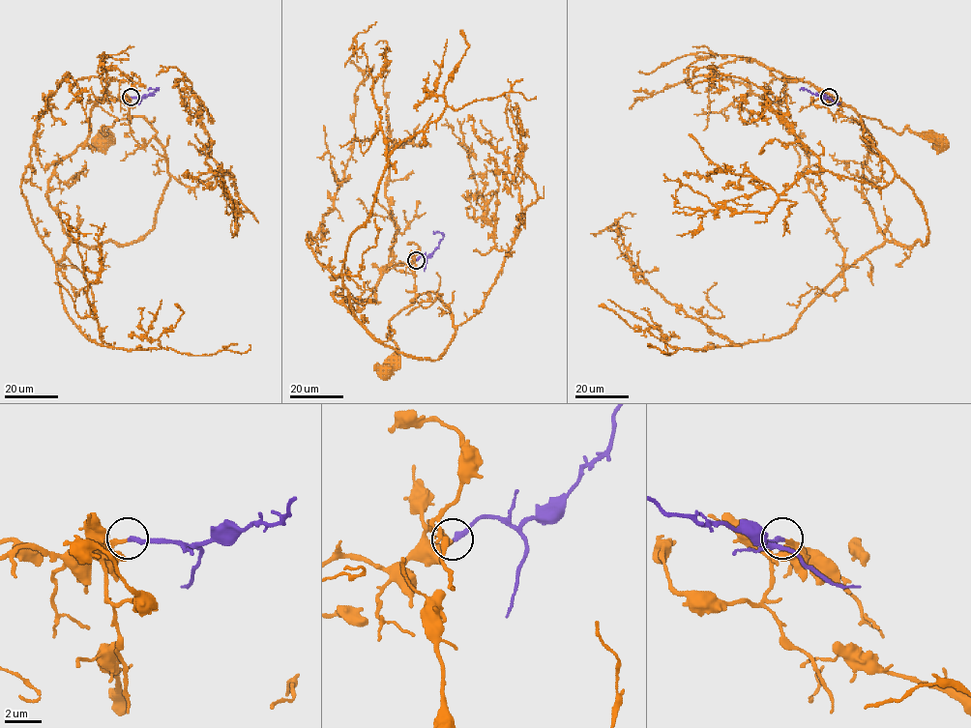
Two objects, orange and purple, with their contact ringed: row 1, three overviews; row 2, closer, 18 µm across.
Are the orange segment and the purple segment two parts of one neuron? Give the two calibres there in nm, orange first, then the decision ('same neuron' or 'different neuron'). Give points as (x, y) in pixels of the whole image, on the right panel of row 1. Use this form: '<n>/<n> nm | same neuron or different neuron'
200/280 nm | same neuron

